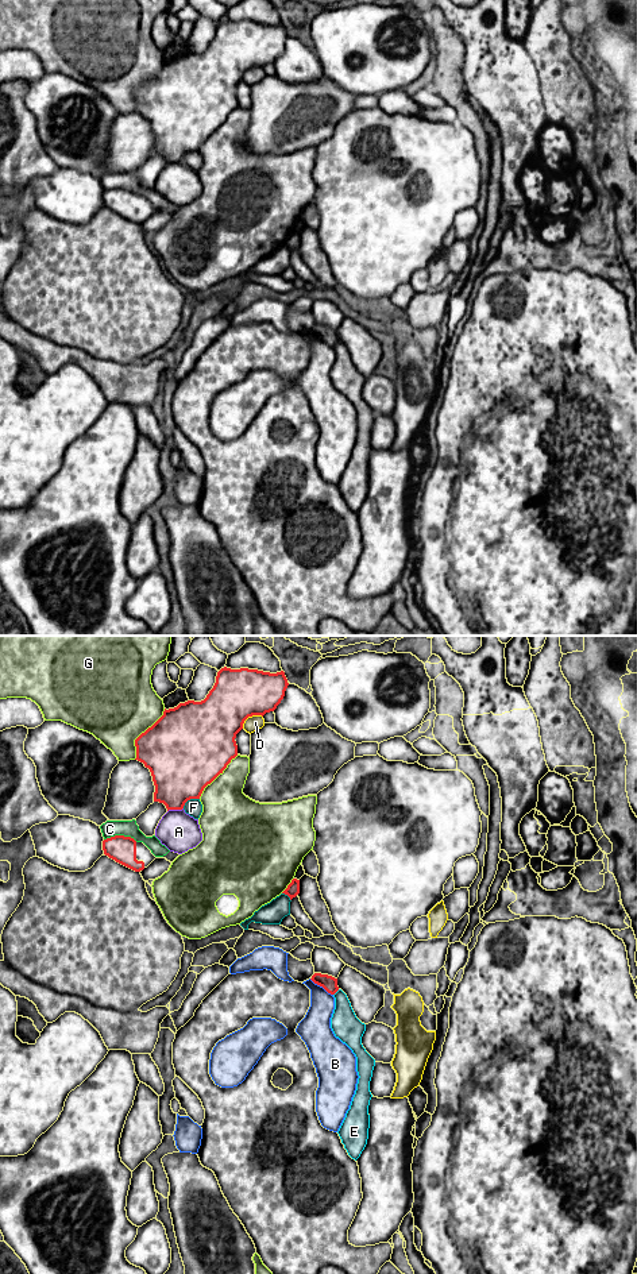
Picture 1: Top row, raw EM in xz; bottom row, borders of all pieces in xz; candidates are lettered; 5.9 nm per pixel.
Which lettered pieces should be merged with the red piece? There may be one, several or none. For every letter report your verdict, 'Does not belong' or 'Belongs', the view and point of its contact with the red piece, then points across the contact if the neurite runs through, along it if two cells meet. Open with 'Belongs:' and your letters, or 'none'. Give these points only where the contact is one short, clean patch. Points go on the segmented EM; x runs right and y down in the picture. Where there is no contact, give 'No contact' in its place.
Belongs: none
A: Does not belong. Touches red at xz (174, 809)
B: Does not belong. Touches red at xz (321, 985)
C: Does not belong. Touches red at xz (120, 836)
D: Does not belong. Touches red at xz (250, 715)
E: Does not belong. Touches red at xz (336, 991). Boundary: xz (339, 989), (334, 995)
F: Does not belong. Touches red at xz (189, 799)
G: Does not belong. Touches red at xz (142, 733)

